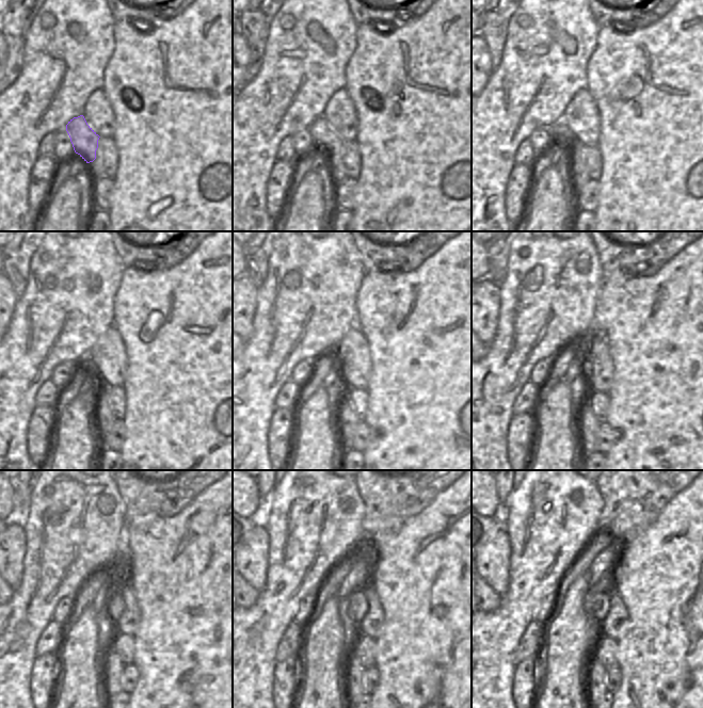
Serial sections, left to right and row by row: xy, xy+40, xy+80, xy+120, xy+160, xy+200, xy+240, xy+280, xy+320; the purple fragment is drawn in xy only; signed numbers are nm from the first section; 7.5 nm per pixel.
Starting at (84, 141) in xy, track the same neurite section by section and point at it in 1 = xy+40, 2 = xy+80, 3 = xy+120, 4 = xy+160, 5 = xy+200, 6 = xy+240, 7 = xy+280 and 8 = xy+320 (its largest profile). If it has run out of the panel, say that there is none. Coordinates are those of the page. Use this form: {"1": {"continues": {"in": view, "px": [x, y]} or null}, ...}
{"1": {"continues": {"in": "xy+40", "px": [323, 137]}}, "2": {"continues": {"in": "xy+80", "px": [579, 175]}}, "3": {"continues": {"in": "xy+120", "px": [105, 418]}}, "4": {"continues": {"in": "xy+160", "px": [348, 421]}}, "5": {"continues": {"in": "xy+200", "px": [589, 423]}}, "6": {"continues": {"in": "xy+240", "px": [113, 666]}}, "7": {"continues": {"in": "xy+280", "px": [354, 671]}}, "8": {"continues": {"in": "xy+320", "px": [596, 672]}}}

